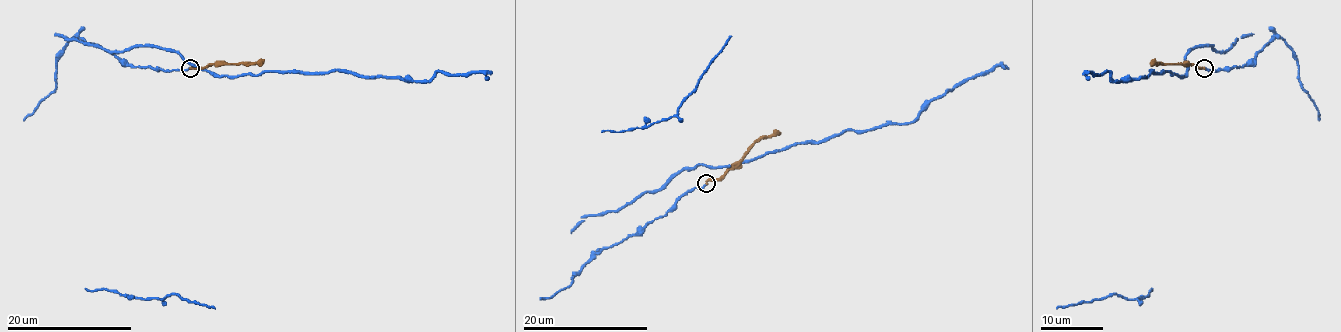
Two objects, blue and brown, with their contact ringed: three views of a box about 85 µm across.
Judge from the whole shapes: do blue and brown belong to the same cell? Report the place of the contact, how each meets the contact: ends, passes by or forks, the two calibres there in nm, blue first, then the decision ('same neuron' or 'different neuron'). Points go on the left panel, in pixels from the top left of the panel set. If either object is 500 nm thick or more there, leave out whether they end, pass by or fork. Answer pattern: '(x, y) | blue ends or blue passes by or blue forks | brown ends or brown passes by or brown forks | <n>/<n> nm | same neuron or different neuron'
(190, 68) | blue ends | brown ends | 180/200 nm | same neuron

